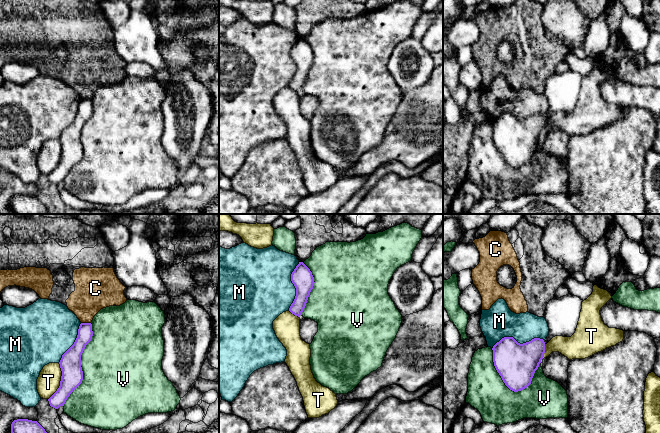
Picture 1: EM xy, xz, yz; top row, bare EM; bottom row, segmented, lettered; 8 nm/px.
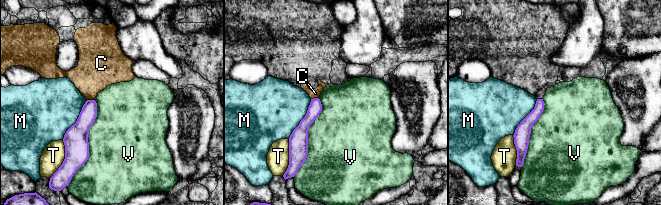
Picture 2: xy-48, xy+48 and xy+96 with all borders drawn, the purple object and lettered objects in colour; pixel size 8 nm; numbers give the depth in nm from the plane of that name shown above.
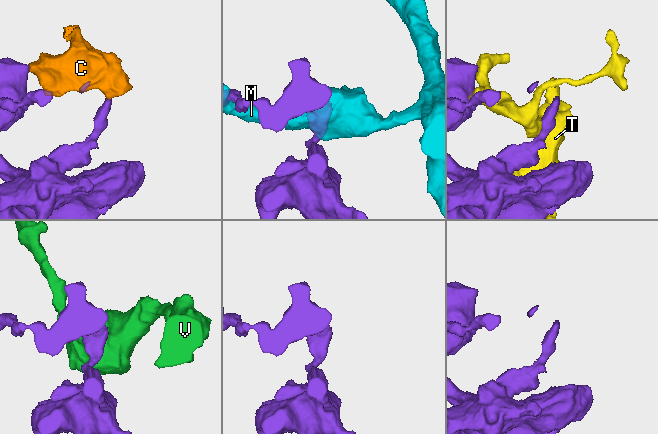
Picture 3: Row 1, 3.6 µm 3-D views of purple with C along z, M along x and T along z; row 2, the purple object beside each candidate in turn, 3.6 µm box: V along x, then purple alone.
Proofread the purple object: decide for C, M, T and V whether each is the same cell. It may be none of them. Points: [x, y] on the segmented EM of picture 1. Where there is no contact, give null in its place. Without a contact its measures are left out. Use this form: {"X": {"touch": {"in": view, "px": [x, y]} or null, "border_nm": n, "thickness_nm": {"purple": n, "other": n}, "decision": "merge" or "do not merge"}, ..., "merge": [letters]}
{"C": {"touch": {"in": "xy", "px": [86, 323]}, "border_nm": 80, "thickness_nm": {"purple": 120, "other": 300}, "decision": "do not merge"}, "M": {"touch": {"in": "yz", "px": [517, 342]}, "border_nm": 420, "thickness_nm": {"purple": 320, "other": 260}, "decision": "do not merge"}, "T": {"touch": {"in": "xy", "px": [60, 381]}, "border_nm": 300, "thickness_nm": {"purple": 180, "other": 180}, "decision": "do not merge"}, "V": {"touch": {"in": "yz", "px": [502, 379]}, "border_nm": 440, "thickness_nm": {"purple": 320, "other": 320}, "decision": "do not merge"}, "merge": []}

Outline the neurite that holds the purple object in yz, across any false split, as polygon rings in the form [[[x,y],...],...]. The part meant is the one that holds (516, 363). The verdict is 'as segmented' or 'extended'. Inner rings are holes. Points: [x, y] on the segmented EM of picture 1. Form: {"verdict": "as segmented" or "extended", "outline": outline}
{"verdict": "as segmented", "outline": [[[504,337],[493,348],[494,366],[505,385],[518,392],[532,381],[545,353],[543,339],[534,338],[520,344],[513,337]]]}

